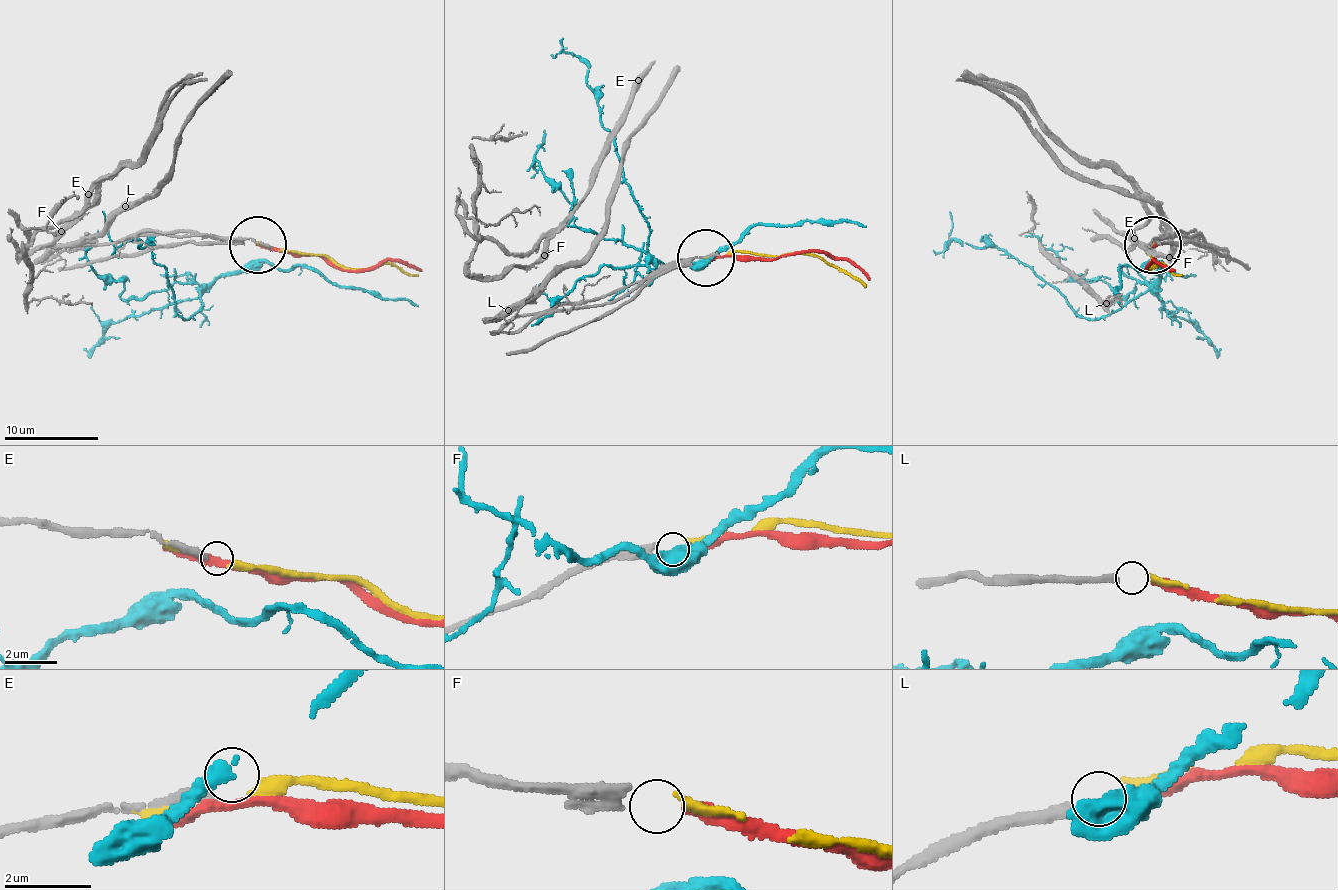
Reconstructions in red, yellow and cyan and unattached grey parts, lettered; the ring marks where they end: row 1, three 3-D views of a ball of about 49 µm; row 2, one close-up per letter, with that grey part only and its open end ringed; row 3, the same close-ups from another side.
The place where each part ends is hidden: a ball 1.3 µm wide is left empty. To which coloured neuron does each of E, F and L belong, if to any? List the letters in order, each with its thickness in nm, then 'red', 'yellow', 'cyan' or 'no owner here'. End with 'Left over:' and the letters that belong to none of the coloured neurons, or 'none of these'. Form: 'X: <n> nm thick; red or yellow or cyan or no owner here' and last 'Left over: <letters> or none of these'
E: 240 nm thick; no owner here
F: 320 nm thick; yellow
L: 280 nm thick; red
Left over: E

